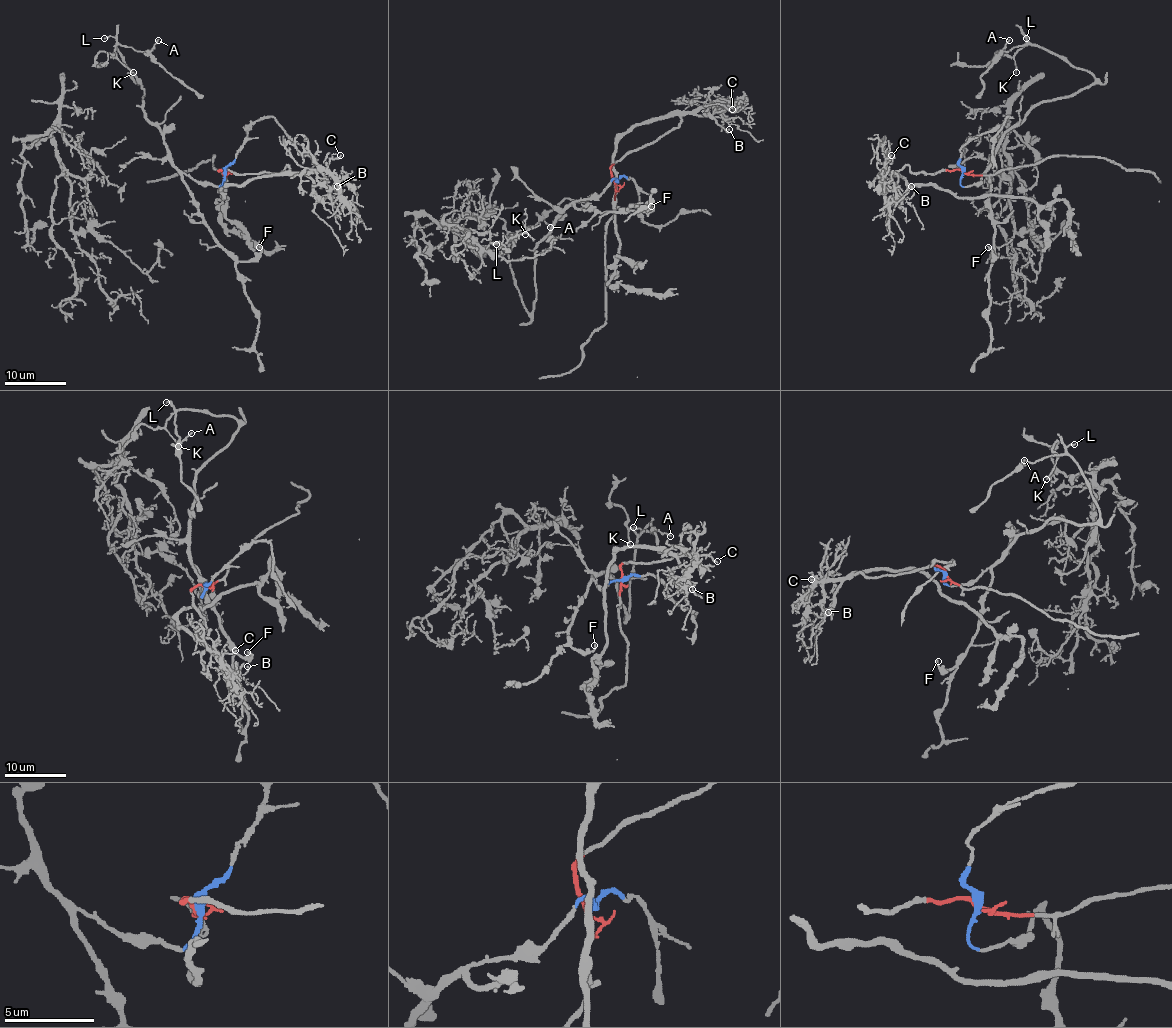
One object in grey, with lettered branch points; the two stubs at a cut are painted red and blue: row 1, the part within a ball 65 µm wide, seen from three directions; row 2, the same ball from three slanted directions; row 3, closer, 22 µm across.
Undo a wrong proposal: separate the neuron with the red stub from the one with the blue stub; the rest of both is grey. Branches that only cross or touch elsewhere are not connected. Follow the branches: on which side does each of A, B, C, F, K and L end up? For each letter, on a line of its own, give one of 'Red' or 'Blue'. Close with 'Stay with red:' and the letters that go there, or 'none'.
A: Blue
B: Red
C: Red
F: Blue
K: Blue
L: Blue
Stay with red: B, C

